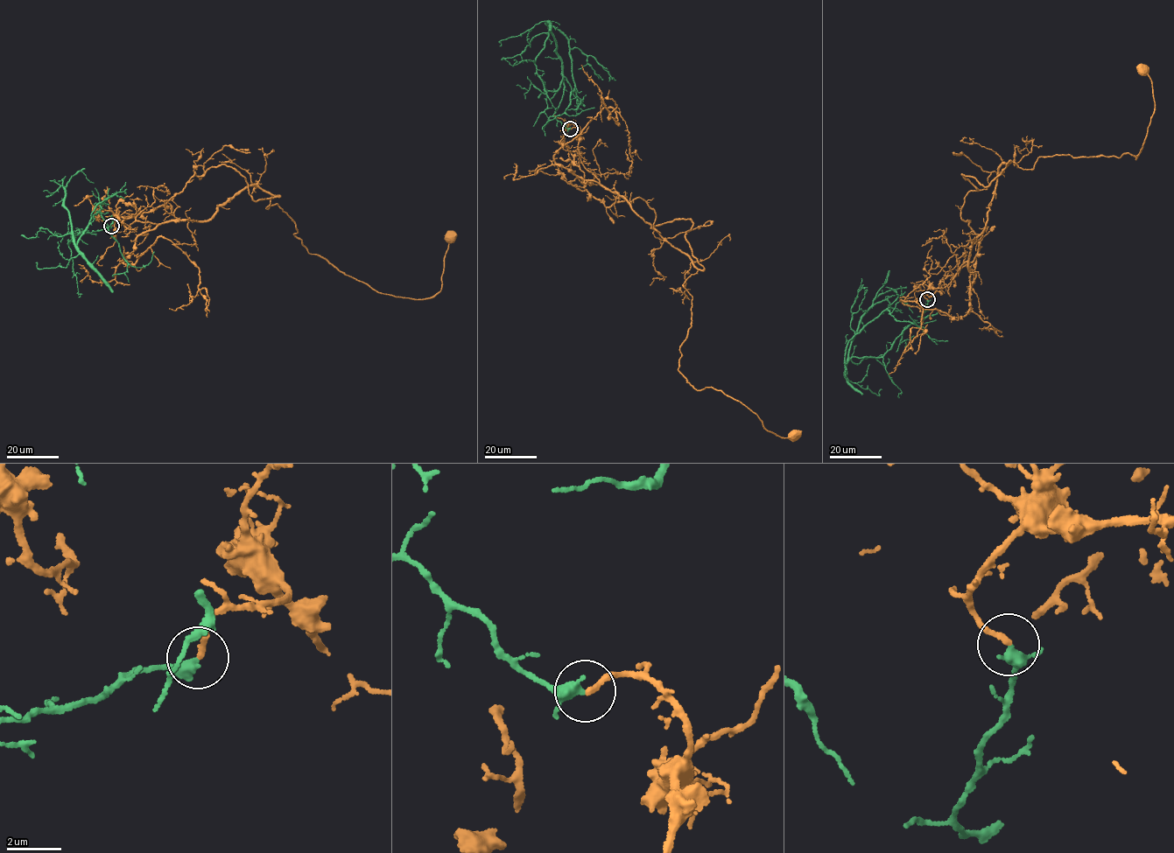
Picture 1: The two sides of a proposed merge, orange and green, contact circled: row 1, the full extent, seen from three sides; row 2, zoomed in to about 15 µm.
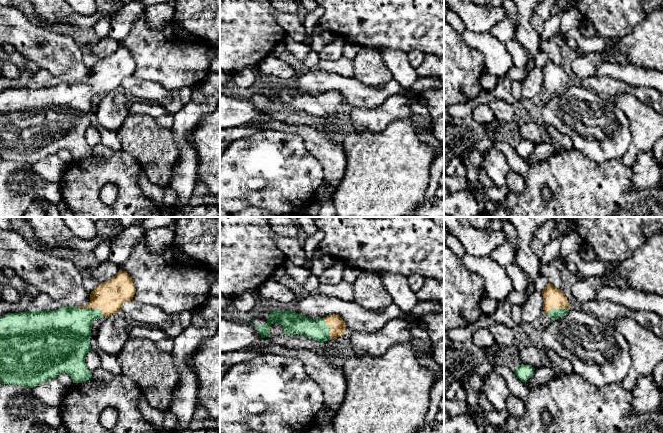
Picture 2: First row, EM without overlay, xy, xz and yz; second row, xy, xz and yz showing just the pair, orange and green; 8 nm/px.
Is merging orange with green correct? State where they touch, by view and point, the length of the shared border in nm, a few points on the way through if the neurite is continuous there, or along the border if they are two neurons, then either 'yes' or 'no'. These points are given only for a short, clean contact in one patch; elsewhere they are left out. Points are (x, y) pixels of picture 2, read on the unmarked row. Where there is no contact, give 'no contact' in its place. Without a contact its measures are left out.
contact xy (92, 84); length 240 nm; no

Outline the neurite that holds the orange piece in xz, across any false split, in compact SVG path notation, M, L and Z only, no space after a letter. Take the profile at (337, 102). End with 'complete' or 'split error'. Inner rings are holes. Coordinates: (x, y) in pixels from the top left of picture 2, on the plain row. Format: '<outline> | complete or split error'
M329 91L323 93L326 100L330 102L329 114L335 115L345 110L346 101L339 91Z | complete

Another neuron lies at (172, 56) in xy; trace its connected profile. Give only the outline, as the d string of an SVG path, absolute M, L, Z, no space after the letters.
M143 13L133 23L128 35L119 41L132 55L136 68L133 77L157 82L166 89L192 87L209 74L214 47L185 30L174 21L160 30L149 29Z

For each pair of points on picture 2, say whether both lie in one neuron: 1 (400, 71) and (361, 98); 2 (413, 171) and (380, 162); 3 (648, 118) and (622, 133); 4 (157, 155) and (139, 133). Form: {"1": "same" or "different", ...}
{"1": "different", "2": "same", "3": "different", "4": "same"}

